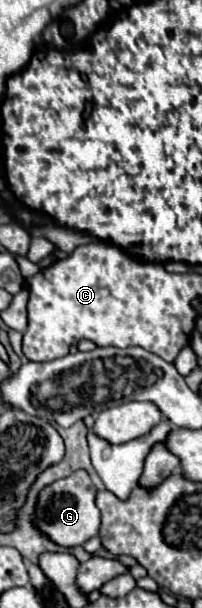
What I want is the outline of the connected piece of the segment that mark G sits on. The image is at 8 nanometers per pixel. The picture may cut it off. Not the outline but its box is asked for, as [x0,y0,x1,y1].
[35,469,101,547]

